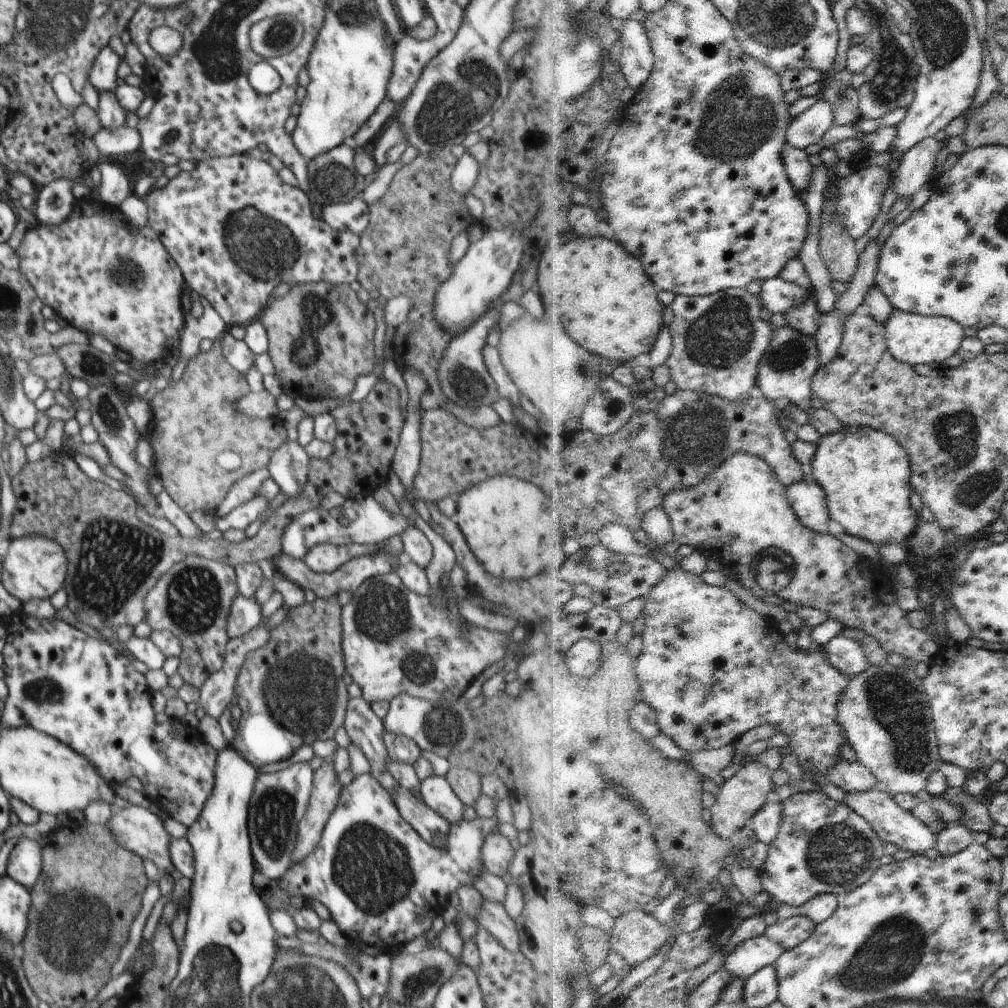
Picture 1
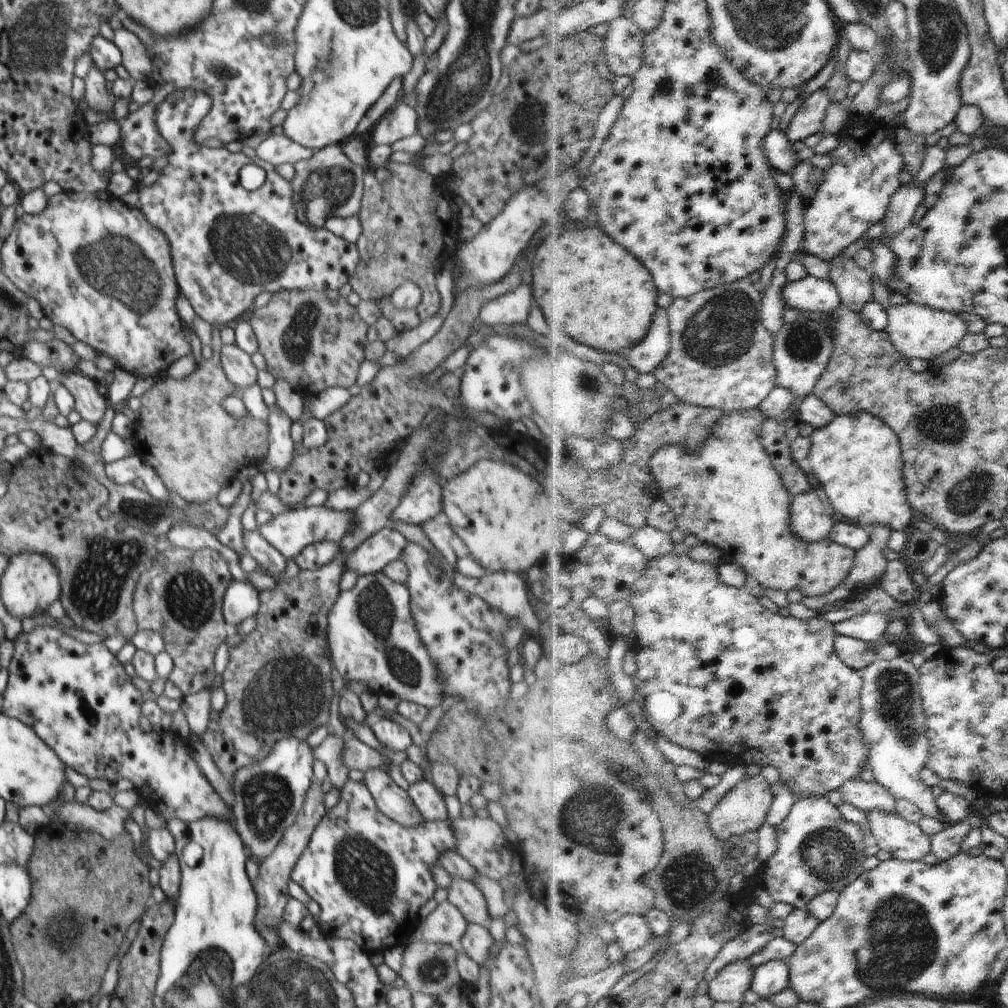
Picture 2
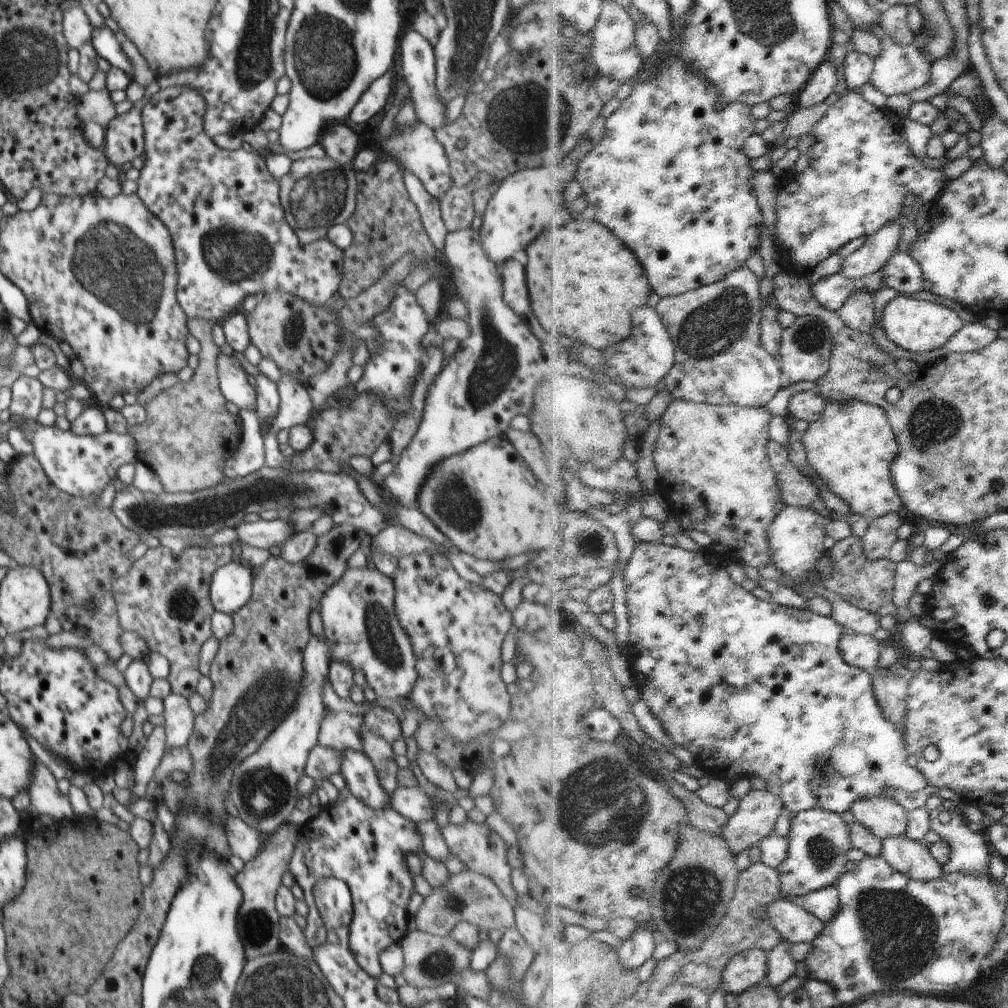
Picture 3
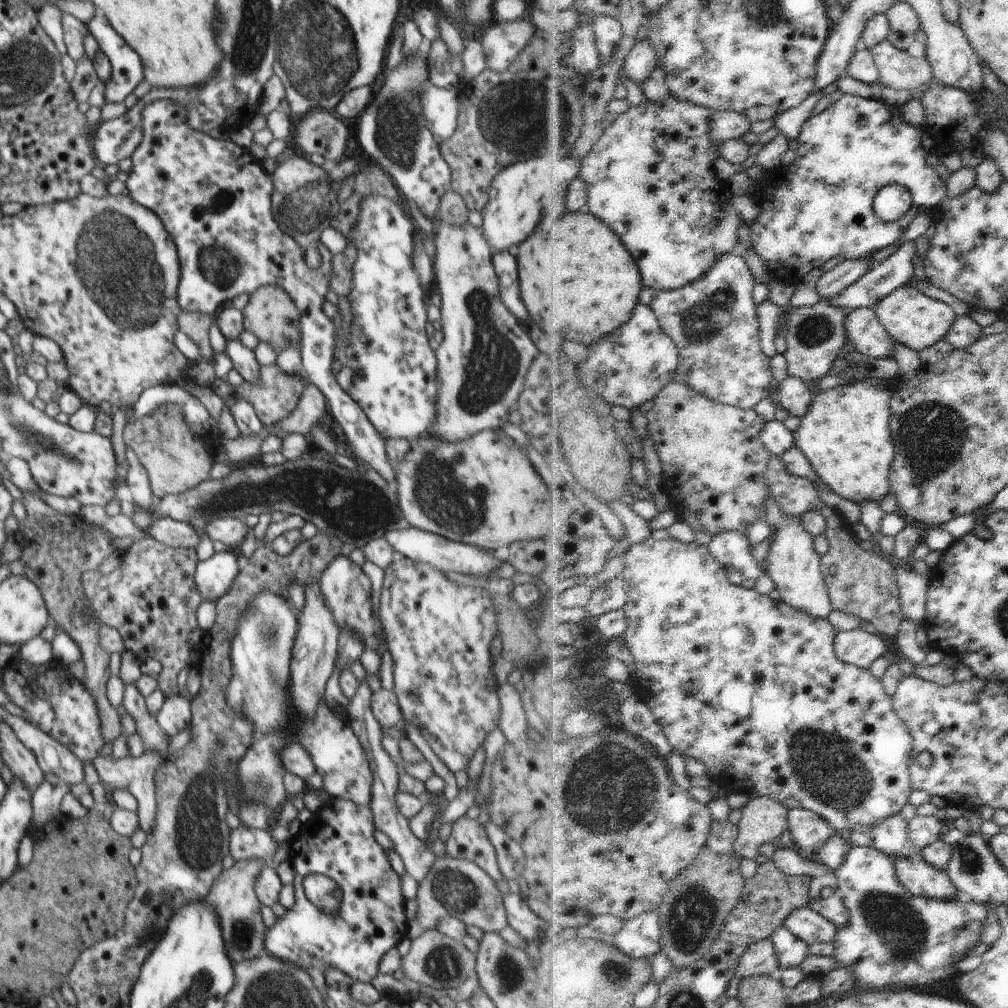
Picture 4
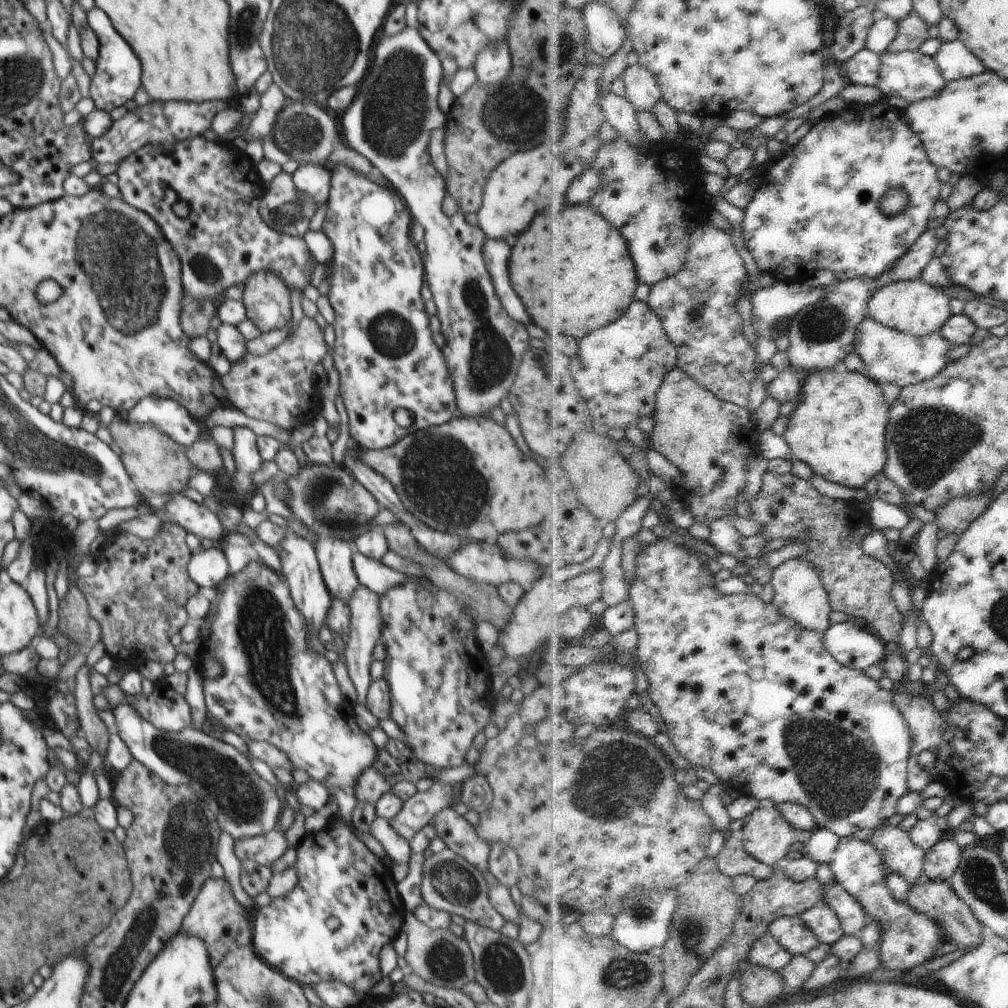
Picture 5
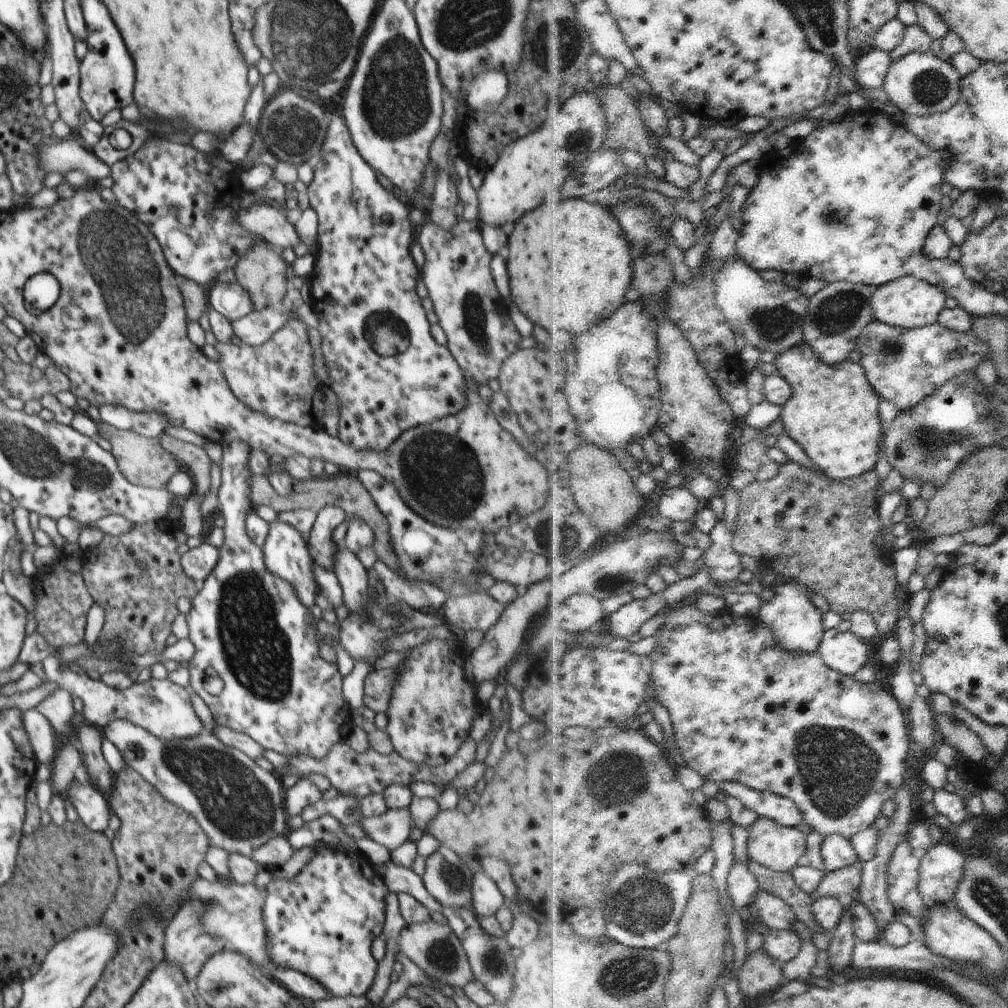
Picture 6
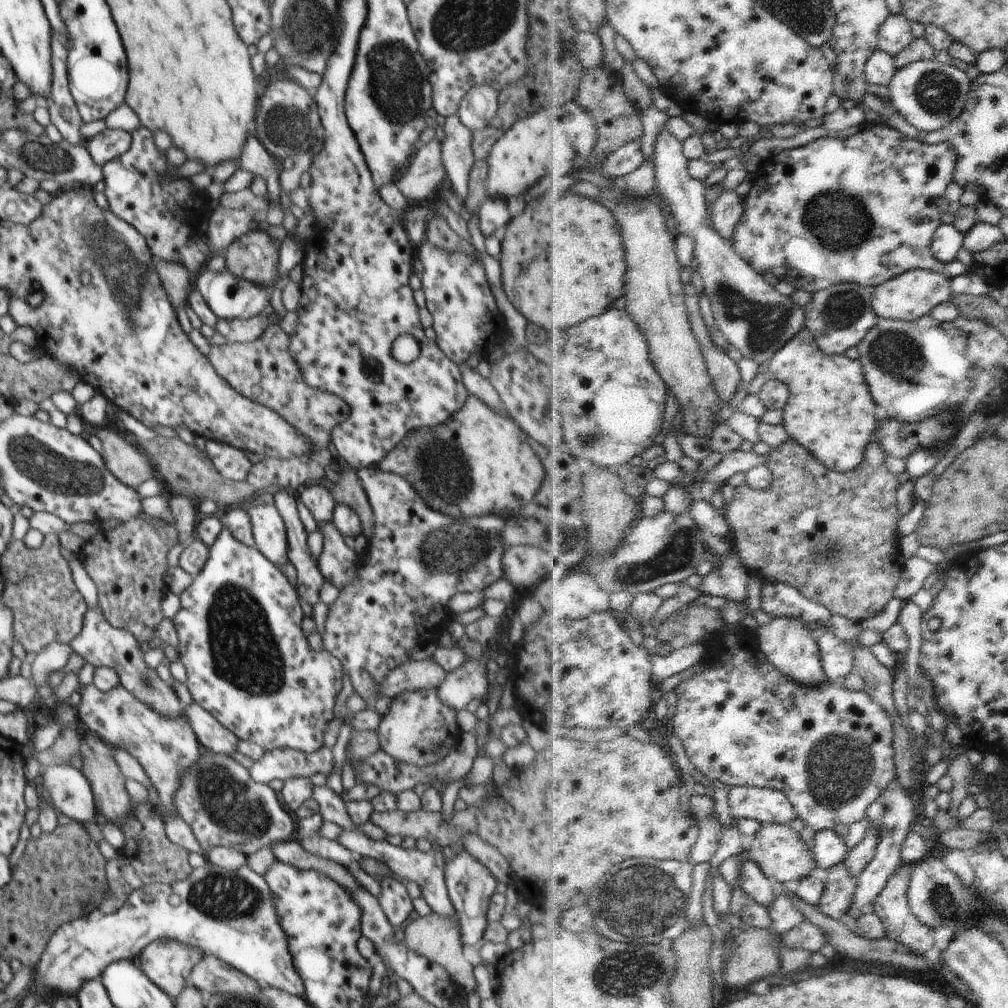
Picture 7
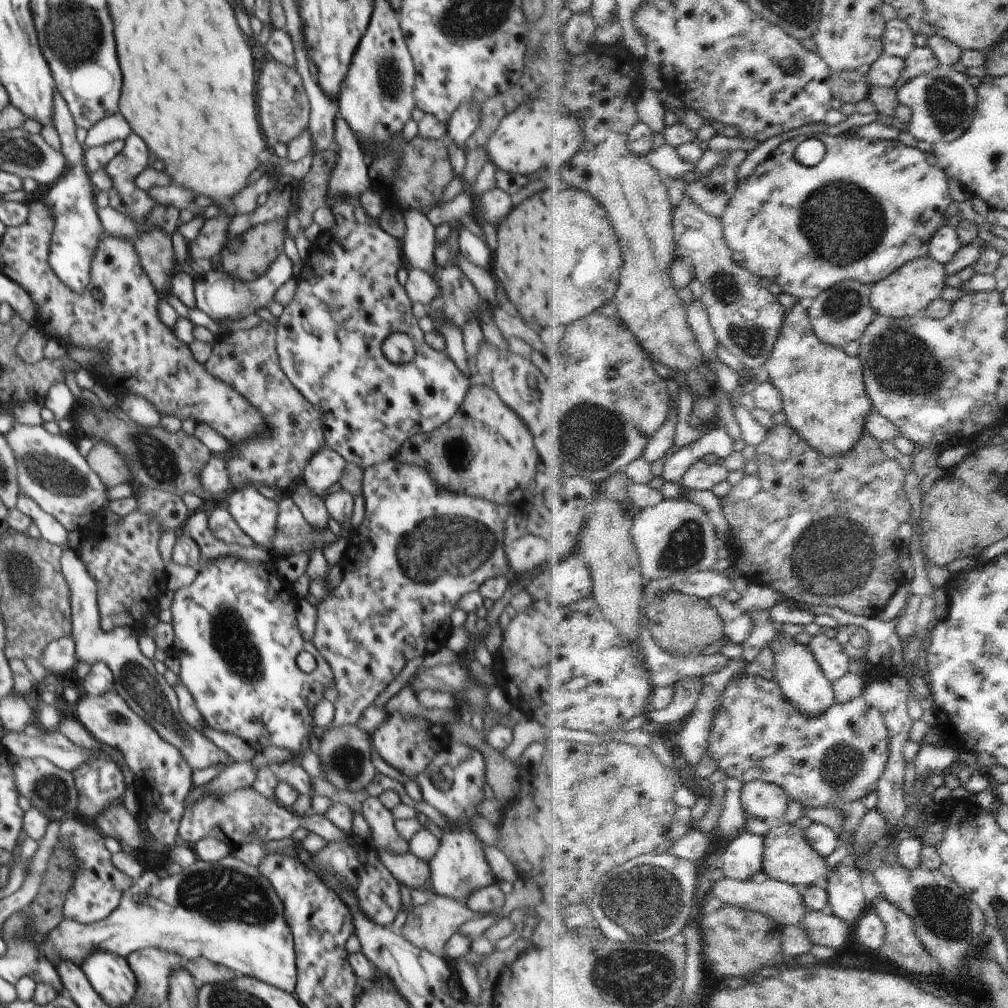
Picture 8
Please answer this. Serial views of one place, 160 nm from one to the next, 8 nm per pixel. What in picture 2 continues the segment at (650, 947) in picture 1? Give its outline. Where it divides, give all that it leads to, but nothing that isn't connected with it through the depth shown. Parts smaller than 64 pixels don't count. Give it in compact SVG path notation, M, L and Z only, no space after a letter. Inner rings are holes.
M632 913L620 918L614 924L614 931L625 954L644 948L654 938L654 930L648 918Z

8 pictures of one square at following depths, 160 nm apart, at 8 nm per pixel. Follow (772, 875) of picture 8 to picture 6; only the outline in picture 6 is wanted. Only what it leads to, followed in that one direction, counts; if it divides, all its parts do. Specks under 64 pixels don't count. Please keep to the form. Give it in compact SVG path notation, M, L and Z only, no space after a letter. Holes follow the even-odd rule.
M760 817L751 830L749 856L754 862L778 872L793 872L806 862L808 834L786 827L773 818Z

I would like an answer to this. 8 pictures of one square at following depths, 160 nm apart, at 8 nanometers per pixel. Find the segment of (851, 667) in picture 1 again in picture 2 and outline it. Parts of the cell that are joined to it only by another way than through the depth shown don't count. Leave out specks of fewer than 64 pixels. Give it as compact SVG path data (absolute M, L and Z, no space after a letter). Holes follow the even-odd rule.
M839 635L836 637L835 647L848 666L861 672L880 660L879 651L872 641L863 641L856 637Z

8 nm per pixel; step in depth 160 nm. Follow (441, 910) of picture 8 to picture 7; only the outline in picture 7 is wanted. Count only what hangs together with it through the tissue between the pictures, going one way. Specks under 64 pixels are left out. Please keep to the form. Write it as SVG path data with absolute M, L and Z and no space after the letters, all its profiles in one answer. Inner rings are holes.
M434 912L428 914L428 916L420 916L406 926L403 943L411 950L428 958L429 961L438 962L450 974L452 981L460 985L466 994L475 991L476 982L473 966L463 956L458 916L440 916L440 914L435 914Z

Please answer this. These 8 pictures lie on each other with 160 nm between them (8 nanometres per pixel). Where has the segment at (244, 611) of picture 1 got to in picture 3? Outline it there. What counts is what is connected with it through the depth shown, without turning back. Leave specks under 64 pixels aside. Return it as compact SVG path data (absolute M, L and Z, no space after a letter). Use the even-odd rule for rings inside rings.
M232 562L217 568L209 590L215 610L234 614L248 604L253 593L253 574L253 568L244 562Z

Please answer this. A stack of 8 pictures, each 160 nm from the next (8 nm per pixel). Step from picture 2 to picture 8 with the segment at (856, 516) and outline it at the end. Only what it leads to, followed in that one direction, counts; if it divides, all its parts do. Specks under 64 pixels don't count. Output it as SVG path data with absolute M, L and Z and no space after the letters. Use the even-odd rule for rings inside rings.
M799 302L787 316L785 327L776 350L766 364L770 380L783 392L784 412L789 416L788 424L794 427L822 454L843 457L852 452L868 432L867 424L875 402L867 391L864 361L860 356L852 357L840 347L825 343L815 331L815 323L808 309L809 303Z

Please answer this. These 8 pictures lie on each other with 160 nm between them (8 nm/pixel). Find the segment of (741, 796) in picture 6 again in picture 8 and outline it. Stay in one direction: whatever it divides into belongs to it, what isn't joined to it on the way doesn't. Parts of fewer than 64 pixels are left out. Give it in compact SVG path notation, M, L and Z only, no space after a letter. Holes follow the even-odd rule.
M762 779L746 783L743 788L743 807L748 815L773 824L783 822L791 799L784 787Z

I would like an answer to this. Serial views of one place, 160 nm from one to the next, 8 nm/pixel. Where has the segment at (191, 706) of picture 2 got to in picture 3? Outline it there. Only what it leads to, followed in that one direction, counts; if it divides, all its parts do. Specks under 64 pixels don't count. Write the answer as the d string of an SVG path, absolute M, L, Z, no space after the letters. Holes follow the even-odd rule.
M170 693L164 700L164 718L166 720L165 739L167 749L178 746L187 746L195 727L196 714L190 708L188 699Z

